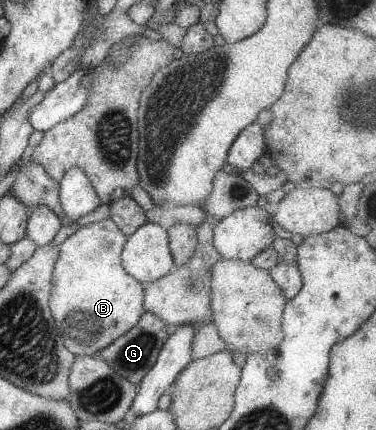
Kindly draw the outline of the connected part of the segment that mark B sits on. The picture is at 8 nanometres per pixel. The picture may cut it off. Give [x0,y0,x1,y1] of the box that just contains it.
[49,218,144,357]

